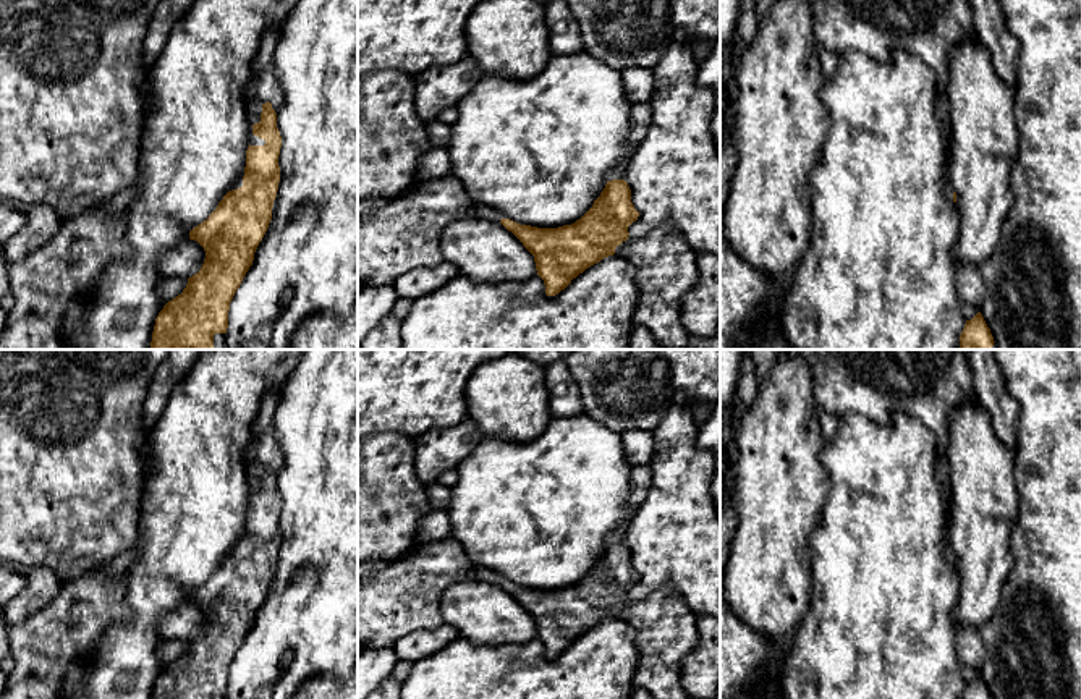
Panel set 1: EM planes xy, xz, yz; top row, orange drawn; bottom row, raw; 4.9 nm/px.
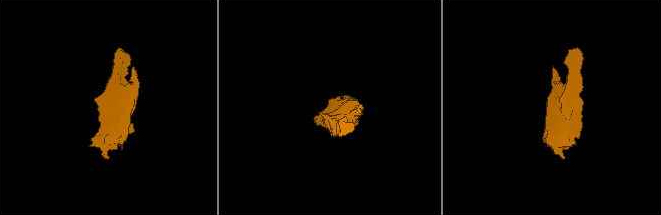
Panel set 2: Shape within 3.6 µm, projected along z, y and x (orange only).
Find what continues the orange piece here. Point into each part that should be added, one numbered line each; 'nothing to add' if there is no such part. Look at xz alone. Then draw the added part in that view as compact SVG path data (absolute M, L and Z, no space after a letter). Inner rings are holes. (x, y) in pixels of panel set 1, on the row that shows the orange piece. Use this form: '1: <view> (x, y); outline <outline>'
1: xz (481, 211); outline M474 202L473 210L474 210L477 218L485 218L485 220L490 220L490 222L500 223L502 218L508 218L507 215L497 212L495 209L490 209L489 205L482 205L482 204L477 204L477 202Z

